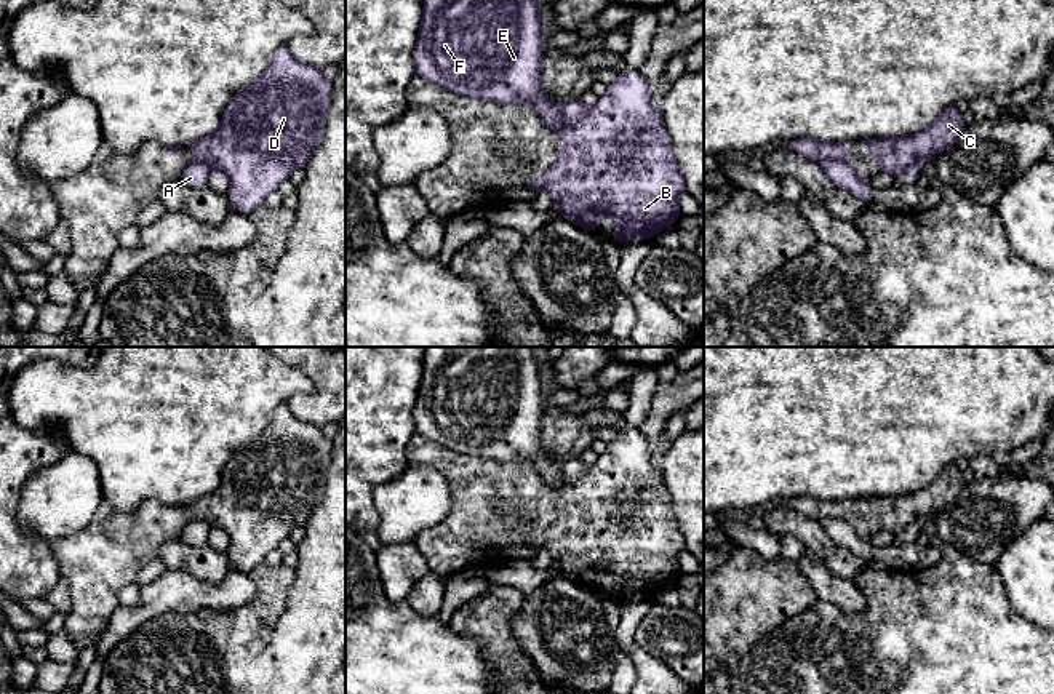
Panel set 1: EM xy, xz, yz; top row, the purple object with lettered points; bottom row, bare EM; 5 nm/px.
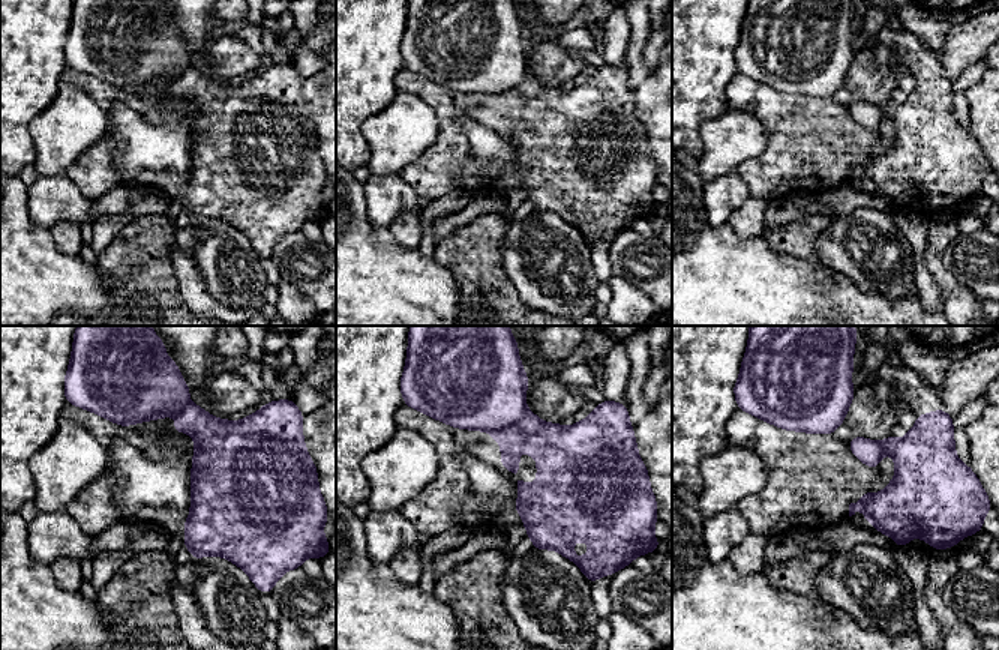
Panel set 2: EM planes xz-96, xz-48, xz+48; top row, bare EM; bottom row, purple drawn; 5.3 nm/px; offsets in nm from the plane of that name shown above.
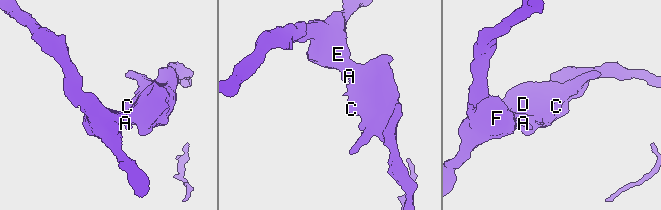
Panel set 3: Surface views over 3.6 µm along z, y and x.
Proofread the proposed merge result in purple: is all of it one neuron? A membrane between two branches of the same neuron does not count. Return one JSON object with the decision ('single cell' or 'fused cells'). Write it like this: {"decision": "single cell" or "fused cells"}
{"decision": "fused cells"}

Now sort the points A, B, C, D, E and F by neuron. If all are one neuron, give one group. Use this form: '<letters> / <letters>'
A E F / B C D

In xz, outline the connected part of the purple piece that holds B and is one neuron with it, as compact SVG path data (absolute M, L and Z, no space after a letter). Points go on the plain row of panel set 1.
M629 427L624 433L608 443L608 448L597 456L593 464L579 457L560 461L561 486L555 488L558 496L566 499L558 520L529 542L529 547L545 548L555 561L560 574L590 592L598 590L598 572L605 571L616 580L616 590L608 593L617 603L635 596L651 600L653 593L669 587L681 576L680 555L686 550L686 540L673 512L672 497L662 481L661 469L653 465L653 441L638 429Z

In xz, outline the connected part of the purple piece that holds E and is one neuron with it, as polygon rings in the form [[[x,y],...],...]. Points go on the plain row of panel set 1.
[[[425,347],[413,409],[416,433],[456,453],[502,462],[531,461],[545,485],[561,486],[560,467],[542,451],[544,395],[537,347]]]

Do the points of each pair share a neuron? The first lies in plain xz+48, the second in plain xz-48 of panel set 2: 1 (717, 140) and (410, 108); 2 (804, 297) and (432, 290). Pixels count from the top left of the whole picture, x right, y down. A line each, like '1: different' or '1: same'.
1: same
2: same

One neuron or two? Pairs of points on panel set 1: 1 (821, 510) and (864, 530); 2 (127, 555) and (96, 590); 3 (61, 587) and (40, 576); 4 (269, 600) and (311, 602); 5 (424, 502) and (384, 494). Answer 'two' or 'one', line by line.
1: one
2: one
3: two
4: two
5: one

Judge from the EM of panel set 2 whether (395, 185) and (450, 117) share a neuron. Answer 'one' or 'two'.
two

